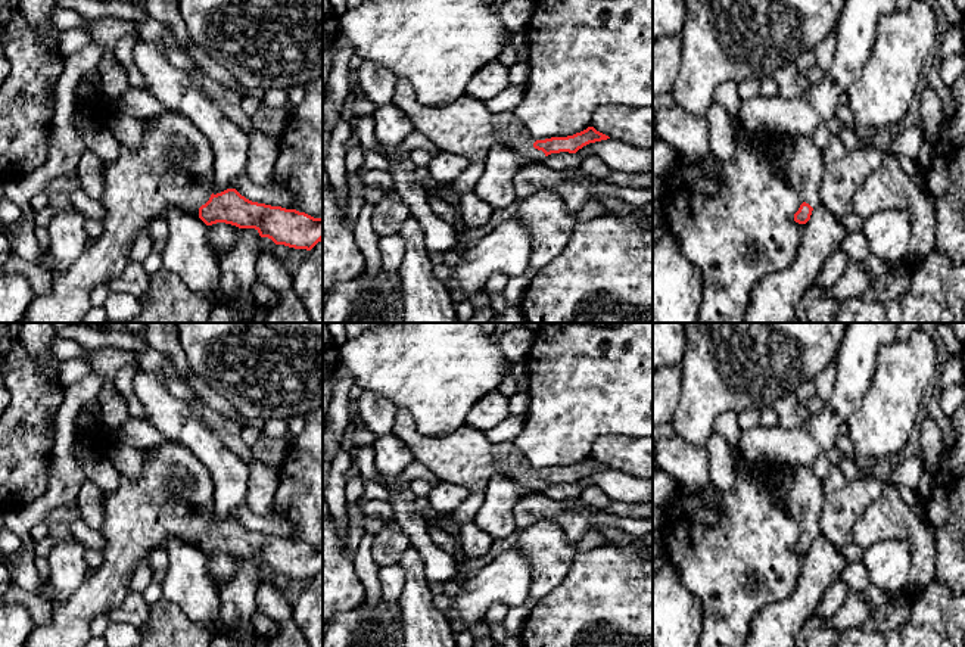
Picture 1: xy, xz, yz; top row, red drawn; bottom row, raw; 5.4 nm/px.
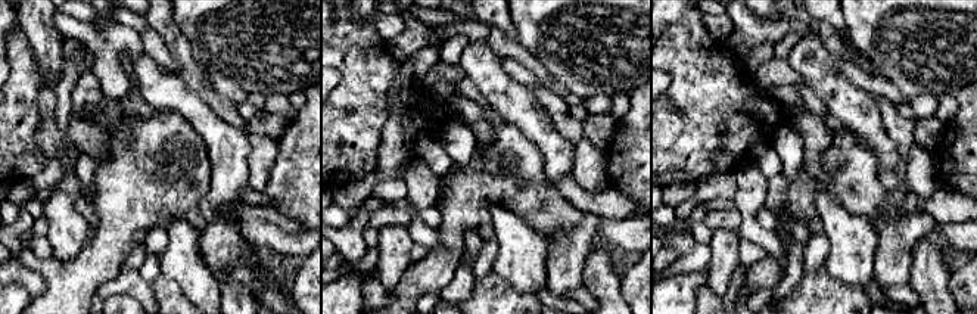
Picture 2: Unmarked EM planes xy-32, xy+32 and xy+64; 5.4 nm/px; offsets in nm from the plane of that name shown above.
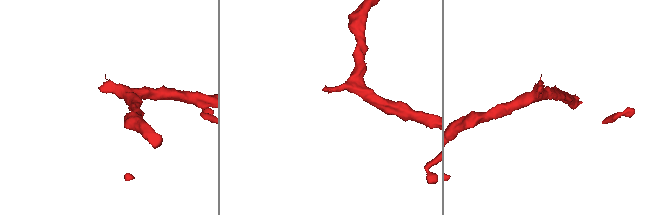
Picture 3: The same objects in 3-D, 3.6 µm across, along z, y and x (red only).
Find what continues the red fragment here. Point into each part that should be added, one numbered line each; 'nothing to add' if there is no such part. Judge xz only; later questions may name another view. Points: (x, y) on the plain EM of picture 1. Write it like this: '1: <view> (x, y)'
1: xz (464, 456)

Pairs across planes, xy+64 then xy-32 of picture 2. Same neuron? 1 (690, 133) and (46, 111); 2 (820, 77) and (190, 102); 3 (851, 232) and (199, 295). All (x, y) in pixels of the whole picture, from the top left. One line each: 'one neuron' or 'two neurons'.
1: two neurons
2: one neuron
3: one neuron

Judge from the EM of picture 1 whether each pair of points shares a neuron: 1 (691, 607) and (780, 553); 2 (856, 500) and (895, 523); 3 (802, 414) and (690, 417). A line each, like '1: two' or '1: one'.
1: two
2: two
3: two

